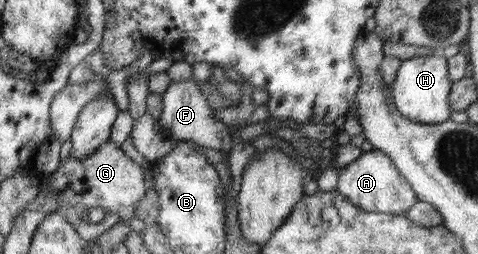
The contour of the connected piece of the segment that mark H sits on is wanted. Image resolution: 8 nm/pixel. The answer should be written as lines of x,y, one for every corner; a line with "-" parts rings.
437,52
401,61
394,85
392,85
391,95
404,117
408,117
414,123
436,125
436,123
450,120
451,109
448,104
448,95
450,95
452,83
447,68
447,59
441,52

